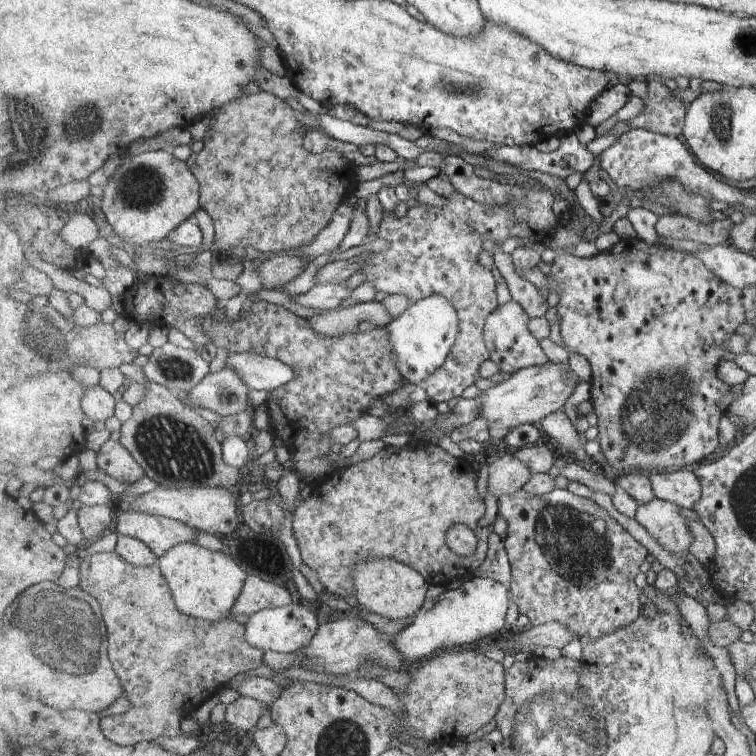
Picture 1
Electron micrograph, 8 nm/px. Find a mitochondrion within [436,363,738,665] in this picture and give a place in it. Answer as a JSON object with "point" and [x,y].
{"point":[577,545]}

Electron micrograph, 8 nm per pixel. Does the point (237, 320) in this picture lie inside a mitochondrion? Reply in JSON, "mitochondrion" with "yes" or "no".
{"mitochondrion":"no"}

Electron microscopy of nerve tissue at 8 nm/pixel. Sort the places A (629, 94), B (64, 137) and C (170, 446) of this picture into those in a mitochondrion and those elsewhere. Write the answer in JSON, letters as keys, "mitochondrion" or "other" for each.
{"A":"other","B":"mitochondrion","C":"mitochondrion"}

